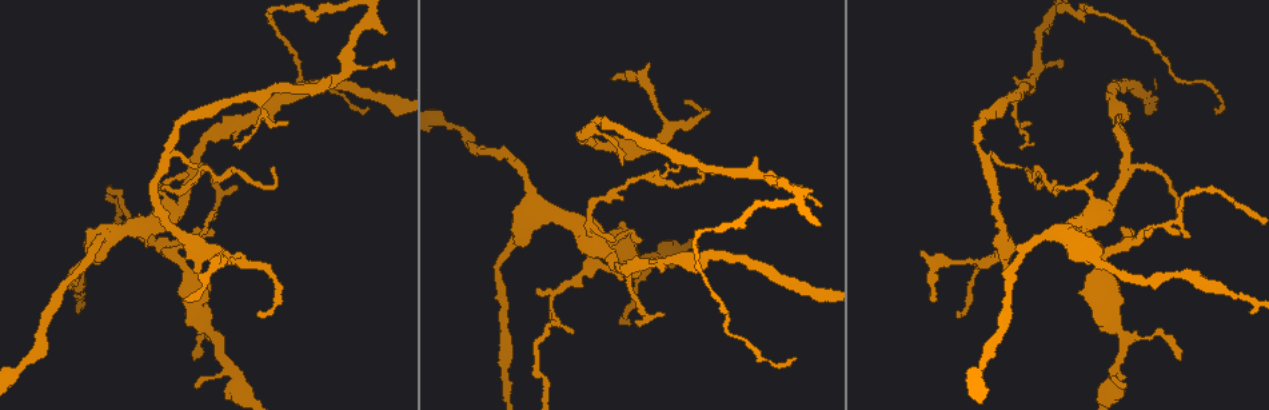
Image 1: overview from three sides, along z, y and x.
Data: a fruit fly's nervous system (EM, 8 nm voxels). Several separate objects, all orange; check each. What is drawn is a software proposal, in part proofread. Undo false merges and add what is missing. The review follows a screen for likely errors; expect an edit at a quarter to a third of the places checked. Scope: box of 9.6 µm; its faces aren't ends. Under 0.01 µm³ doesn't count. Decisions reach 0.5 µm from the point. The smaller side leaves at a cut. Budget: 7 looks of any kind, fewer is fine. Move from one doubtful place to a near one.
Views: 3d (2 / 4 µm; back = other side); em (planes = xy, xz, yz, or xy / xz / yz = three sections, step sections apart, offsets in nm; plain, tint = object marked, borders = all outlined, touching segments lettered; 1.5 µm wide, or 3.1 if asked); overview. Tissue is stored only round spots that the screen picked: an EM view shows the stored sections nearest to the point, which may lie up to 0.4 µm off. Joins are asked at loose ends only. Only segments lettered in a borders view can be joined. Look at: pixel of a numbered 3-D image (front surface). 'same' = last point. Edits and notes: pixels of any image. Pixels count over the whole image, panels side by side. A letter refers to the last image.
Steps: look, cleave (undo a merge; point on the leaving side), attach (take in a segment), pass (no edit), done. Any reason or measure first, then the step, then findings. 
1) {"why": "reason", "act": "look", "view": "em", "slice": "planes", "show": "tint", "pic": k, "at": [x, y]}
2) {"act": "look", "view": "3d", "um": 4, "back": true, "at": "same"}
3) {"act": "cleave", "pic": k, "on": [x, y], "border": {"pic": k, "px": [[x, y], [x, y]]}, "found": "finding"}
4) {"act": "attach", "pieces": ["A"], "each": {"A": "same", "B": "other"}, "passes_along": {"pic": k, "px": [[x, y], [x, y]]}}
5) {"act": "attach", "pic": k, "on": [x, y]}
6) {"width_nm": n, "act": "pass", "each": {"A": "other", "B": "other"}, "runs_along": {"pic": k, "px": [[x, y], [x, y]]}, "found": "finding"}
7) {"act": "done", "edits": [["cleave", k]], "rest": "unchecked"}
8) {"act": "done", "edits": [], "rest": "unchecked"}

{"why": "an open end", "act": "look", "view": "em", "slice": "planes", "show": "plain", "pic": 1, "at": [259, 313]}

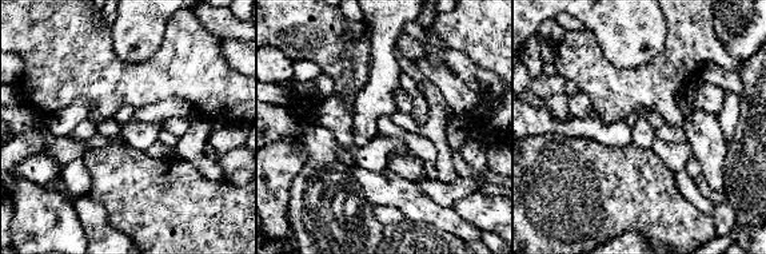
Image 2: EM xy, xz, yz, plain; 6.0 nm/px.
{"why": "what lies round it", "act": "look", "view": "em", "slice": "planes", "show": "borders", "at": "same"}

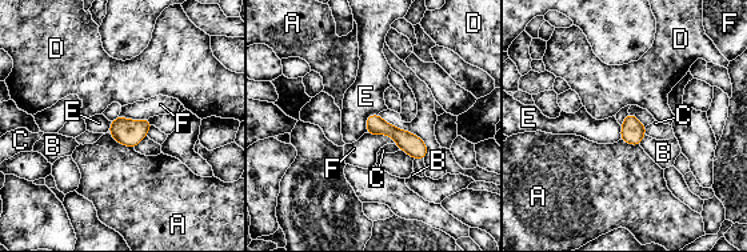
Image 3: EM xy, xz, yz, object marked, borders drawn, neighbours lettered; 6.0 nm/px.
{"width_nm": 110, "act": "pass", "each": {"A": "other", "B": "other", "C": "other", "D": "other", "E": "other", "F": "other"}, "border": {"pic": 3, "px": [[378, 114], [367, 118], [366, 132]]}, "found": "no lettered segment goes on from it"}

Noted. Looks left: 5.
{"why": "a fork", "act": "look", "view": "em", "slice": "xy", "step": 8, "show": "tint", "pic": 1, "at": [111, 235]}

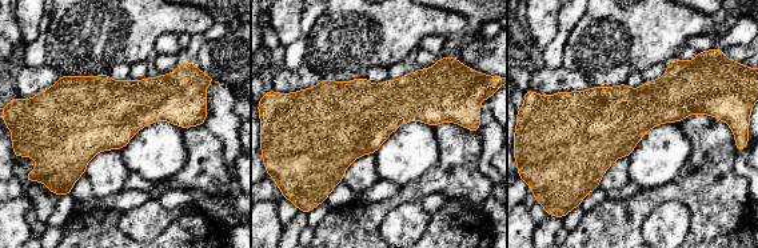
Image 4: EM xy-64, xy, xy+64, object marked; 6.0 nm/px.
{"act": "look", "view": "em", "slice": "planes", "show": "tint", "at": "same"}

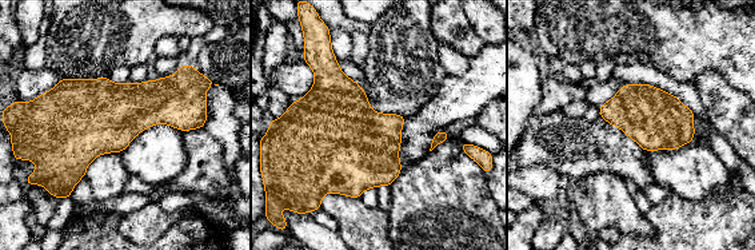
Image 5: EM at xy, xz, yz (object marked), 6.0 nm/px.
{"why": "see the neighbours", "act": "look", "view": "em", "slice": "planes", "show": "borders", "at": "same"}

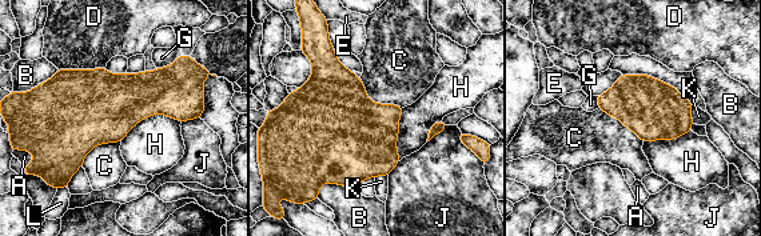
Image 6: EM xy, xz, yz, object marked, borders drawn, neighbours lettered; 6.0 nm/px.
{"act": "pass", "each": {"A": "other", "B": "other", "C": "other", "D": "other", "E": "other", "G": "other", "H": "other", "J": "other", "K": "other", "L": "other"}, "found": "all the same neuron"}

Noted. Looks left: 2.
{"why": "thin end", "act": "look", "view": "em", "slice": "planes", "show": "plain", "pic": 1, "at": [193, 384]}

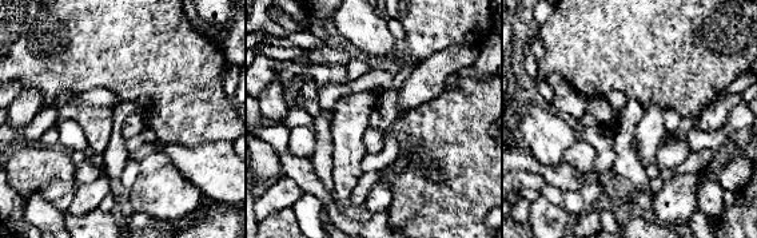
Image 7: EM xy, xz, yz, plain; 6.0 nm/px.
{"why": "what lies round it", "act": "look", "view": "em", "slice": "planes", "show": "borders", "at": "same"}

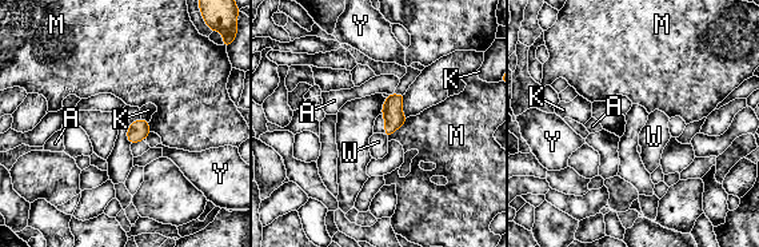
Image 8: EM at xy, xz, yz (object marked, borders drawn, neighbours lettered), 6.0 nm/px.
{"act": "attach", "pieces": ["W"], "each": {"A": "other", "K": "other", "M": "other", "W": "same", "Y": "other"}, "passes_along": {"pic": 8, "px": [[391, 111], [384, 135], [378, 142]]}, "found": "the neuron continues"}

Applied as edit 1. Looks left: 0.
{"act": "done", "edits": [["attach", 8]], "rest": "unchecked"}

